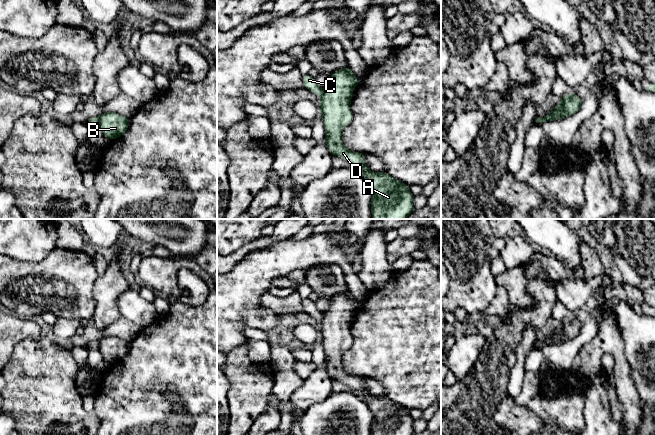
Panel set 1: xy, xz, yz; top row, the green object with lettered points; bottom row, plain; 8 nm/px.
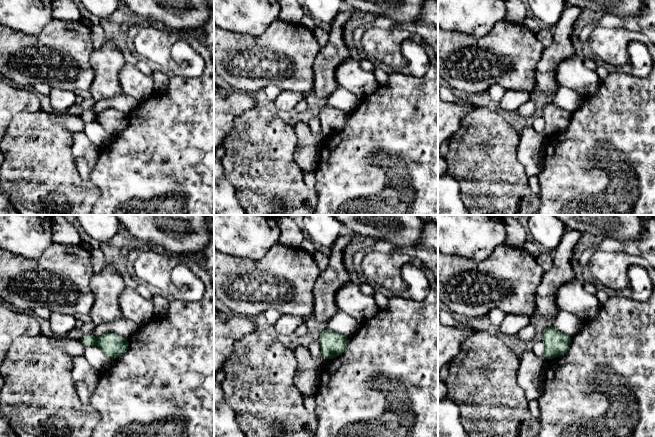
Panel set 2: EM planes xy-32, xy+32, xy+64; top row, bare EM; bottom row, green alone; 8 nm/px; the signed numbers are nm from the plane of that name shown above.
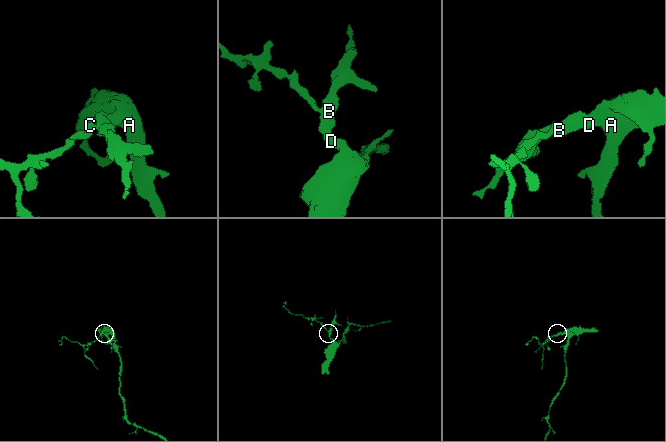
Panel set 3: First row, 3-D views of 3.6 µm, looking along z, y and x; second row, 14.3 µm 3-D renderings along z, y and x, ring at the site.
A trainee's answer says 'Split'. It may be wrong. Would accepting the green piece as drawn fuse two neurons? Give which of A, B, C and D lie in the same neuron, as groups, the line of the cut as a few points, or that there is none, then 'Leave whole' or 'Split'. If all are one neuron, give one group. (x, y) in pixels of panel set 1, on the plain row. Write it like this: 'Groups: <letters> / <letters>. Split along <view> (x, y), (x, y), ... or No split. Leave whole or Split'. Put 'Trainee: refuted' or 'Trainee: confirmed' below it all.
Groups: A B D / C. Split along xy (98, 341), (96, 347). Split
Trainee: confirmed

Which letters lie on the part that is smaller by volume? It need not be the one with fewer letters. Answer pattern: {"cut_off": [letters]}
{"cut_off": ["C"]}

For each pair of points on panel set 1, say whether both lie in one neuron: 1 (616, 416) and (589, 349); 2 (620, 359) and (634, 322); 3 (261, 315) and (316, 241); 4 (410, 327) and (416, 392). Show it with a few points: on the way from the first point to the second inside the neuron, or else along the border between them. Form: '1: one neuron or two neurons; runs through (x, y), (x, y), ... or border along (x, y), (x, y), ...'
1: two neurons; border along (612, 370), (615, 395), (623, 415)
2: two neurons; border along (617, 327), (622, 339), (629, 373)
3: two neurons; border along (261, 306), (244, 314), (244, 322), (246, 324)
4: one neuron; runs through (417, 343), (417, 376)

